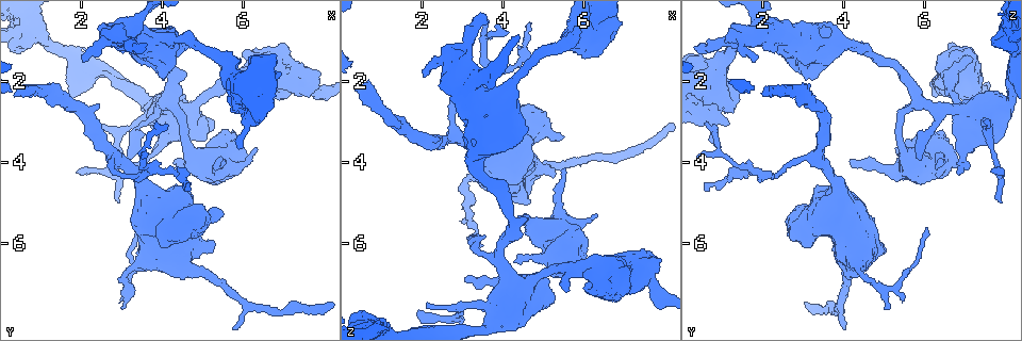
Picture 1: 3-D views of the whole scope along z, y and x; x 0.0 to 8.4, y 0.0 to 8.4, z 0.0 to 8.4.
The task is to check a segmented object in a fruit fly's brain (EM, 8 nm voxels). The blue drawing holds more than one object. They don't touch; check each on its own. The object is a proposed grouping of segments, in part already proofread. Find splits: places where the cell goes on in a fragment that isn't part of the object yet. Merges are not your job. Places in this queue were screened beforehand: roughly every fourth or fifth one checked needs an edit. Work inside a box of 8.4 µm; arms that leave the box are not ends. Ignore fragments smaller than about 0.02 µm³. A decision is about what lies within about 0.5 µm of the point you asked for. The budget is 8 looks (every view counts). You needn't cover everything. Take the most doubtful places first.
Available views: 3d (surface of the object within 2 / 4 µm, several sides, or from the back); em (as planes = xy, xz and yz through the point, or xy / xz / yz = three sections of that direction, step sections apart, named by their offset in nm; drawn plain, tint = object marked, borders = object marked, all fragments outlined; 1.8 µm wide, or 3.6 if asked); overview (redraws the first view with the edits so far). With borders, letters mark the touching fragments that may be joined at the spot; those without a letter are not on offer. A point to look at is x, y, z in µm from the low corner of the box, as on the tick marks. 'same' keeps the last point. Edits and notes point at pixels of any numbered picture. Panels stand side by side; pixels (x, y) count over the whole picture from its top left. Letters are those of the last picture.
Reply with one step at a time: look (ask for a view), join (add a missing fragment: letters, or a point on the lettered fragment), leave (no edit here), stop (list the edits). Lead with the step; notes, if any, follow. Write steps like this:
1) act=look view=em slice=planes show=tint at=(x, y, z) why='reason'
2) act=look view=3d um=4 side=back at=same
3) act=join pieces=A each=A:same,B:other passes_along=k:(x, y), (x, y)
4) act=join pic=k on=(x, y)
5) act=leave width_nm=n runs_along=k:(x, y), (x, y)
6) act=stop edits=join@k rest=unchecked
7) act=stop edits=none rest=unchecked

act=look view=3d um=4 at=(3.60, 1.10, 0.60) why='branch stops here'

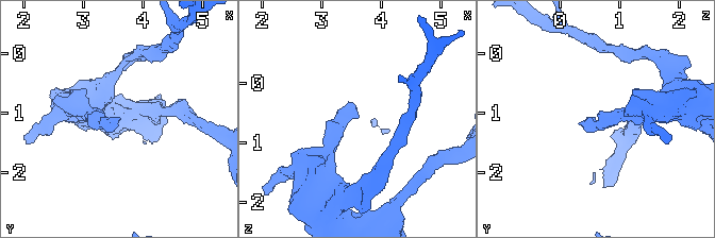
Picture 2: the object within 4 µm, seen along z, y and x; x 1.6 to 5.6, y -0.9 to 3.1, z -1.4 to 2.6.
act=look view=em slice=xy step=16 show=borders at=(3.60, 1.05, 0.55) why='now the EM'

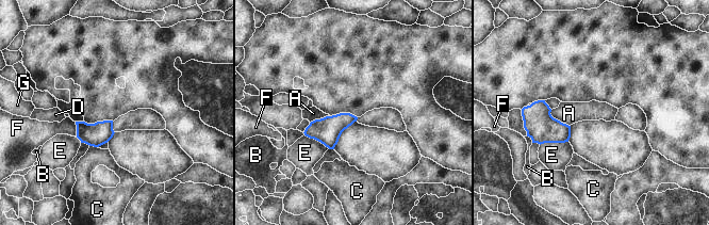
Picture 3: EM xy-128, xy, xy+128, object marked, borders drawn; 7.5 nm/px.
act=look view=em slice=planes show=borders at=same why='another direction'

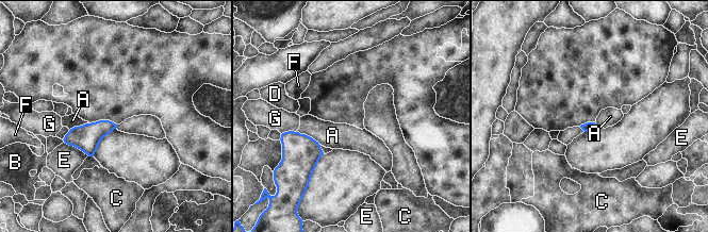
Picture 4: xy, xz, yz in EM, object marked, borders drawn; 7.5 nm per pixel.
act=leave each=A:other,B:other,C:other,D:other,E:other,F:other,G:other border=4:(297, 131), (311, 136), (319, 145) found='none of them fits'

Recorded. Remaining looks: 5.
act=look view=em slice=planes show=borders at=(2.90, 3.95, 3.30) why='a fork'

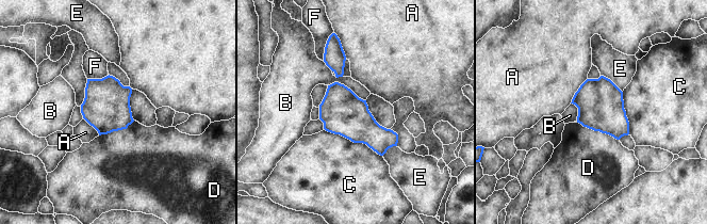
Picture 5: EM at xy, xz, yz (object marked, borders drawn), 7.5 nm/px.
act=leave each=A:other,B:other,C:other,D:other,E:other,F:other border=5:(328, 84), (343, 83), (365, 100) found='none of them fits'

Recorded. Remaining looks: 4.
act=look view=3d um=2 at=(2.20, 3.05, 7.45) why='free end'

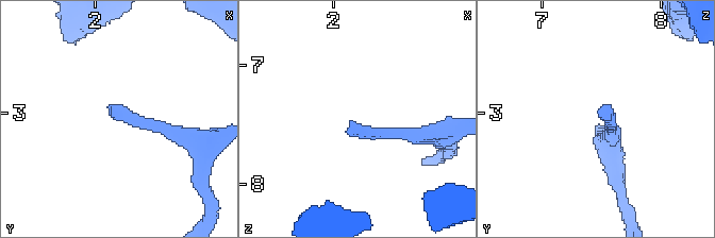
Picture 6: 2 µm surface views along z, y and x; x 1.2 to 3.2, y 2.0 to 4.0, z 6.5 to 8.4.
act=look view=em slice=planes show=tint at=(2.12, 2.98, 7.48) why='need the tissue'

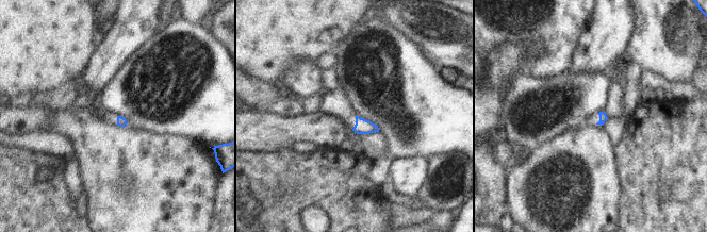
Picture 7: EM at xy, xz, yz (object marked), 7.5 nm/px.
act=look view=em slice=planes show=borders at=same why='what lies round it'

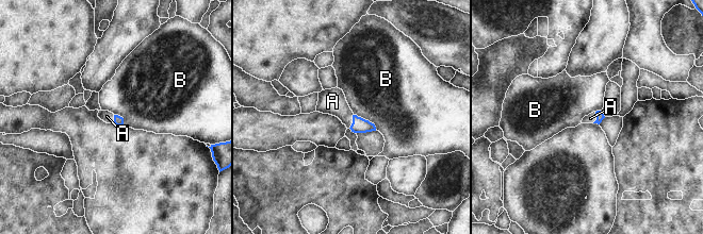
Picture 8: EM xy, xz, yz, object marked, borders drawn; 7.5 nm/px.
act=join pieces=A longest_contact=B:200nm each=A:same,B:other passes_along=8:(359, 124), (353, 121), (332, 101) found='it goes on there'

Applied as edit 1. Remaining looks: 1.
act=stop edits=join@8 rest=unchecked

